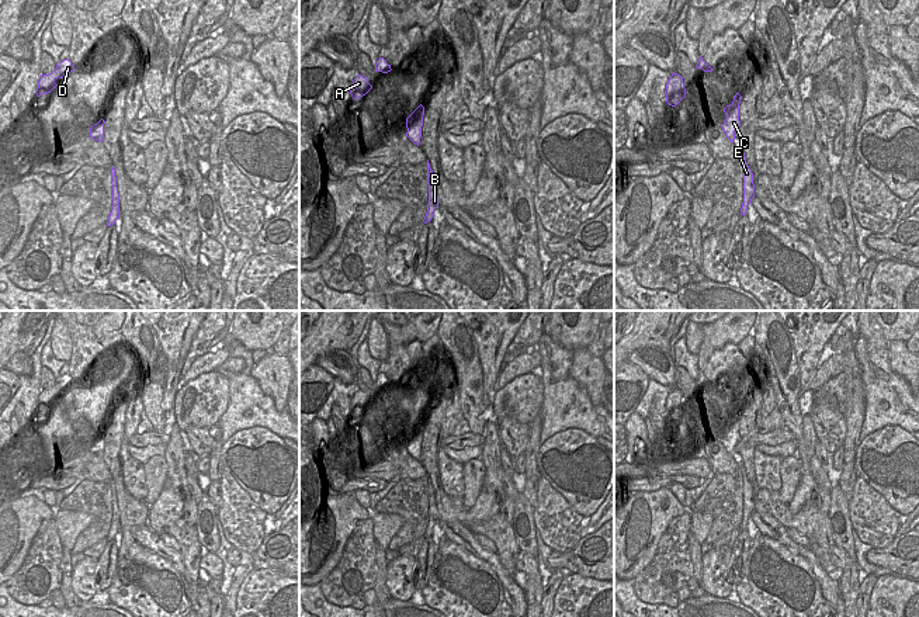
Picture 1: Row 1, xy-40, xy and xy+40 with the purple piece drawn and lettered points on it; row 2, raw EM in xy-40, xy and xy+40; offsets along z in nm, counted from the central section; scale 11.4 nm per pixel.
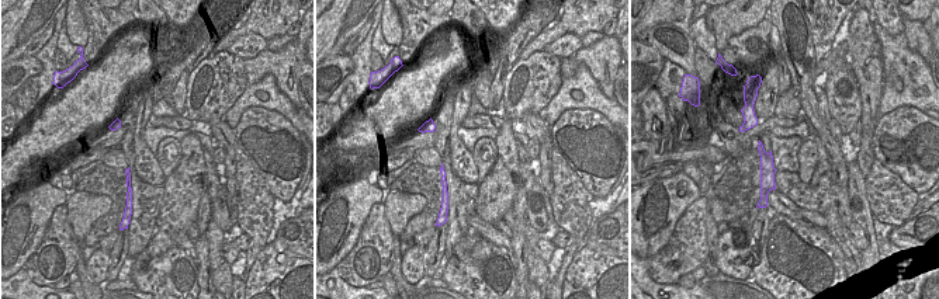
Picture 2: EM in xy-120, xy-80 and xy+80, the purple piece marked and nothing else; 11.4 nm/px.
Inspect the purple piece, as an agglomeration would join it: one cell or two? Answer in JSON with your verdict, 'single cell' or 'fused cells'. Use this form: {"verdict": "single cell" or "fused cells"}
{"verdict": "fused cells"}

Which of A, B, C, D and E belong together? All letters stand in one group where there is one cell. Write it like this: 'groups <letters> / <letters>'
groups A D / B C E

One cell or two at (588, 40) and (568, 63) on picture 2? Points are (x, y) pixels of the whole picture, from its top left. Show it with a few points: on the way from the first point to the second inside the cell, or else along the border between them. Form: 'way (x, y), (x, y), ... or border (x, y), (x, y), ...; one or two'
border (603, 35), (582, 48); two

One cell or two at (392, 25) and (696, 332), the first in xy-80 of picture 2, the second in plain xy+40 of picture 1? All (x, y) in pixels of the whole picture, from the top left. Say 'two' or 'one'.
one

